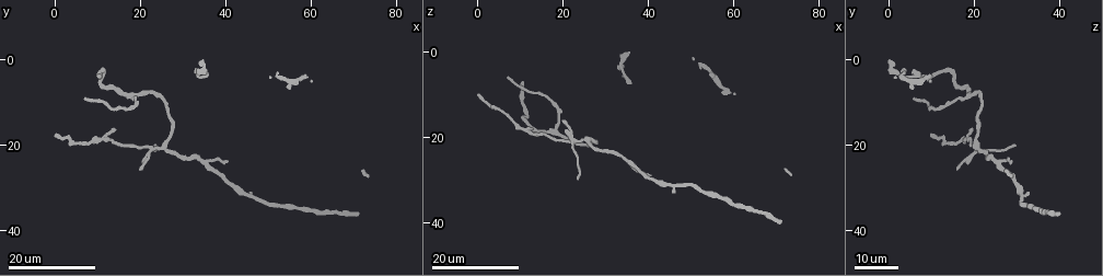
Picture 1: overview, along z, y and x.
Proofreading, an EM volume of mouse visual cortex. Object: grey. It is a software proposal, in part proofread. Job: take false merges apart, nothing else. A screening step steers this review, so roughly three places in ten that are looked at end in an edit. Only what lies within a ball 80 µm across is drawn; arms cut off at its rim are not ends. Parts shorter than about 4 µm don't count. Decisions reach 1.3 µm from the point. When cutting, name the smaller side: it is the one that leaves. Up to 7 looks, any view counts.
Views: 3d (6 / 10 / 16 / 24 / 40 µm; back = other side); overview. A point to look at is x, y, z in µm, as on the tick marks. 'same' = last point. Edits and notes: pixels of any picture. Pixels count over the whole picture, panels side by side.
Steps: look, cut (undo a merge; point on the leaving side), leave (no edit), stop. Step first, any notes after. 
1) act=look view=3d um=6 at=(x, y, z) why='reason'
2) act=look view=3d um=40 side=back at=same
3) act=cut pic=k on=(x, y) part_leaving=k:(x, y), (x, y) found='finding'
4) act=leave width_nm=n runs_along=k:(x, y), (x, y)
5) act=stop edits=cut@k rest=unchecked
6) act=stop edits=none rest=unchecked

act=look view=3d um=16 at=(34.5, 4.0, 6.0)

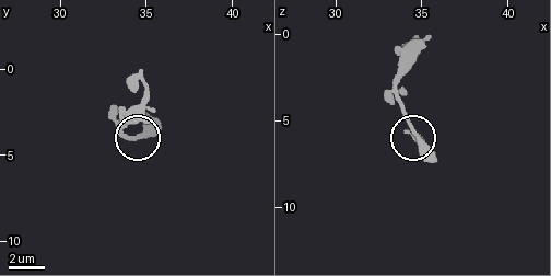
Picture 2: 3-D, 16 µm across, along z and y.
act=look view=3d um=10 at=same why='closer look'

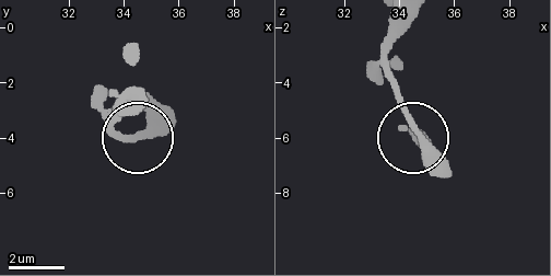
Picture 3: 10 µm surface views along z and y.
act=leave width_nm=390 found='one neuron here'

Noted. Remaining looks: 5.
act=look view=3d um=24 at=(18.0, 9.0, 18.5)

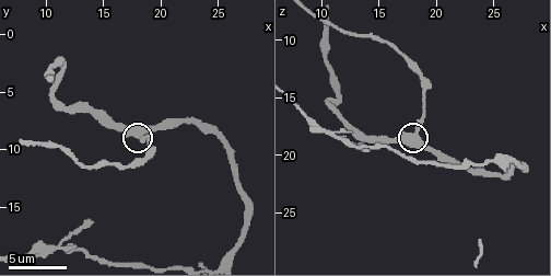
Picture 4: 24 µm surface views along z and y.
act=look view=3d um=6 at=(18.2, 8.8, 18.4) why='closer look'

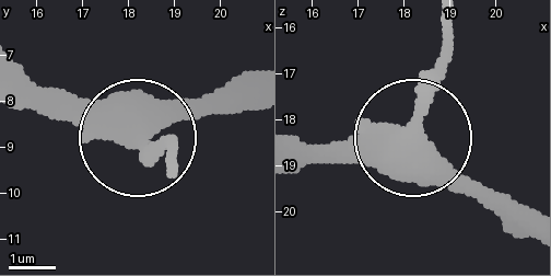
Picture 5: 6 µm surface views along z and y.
act=look view=3d um=6 side=back at=(18.05, 8.85, 18.30)

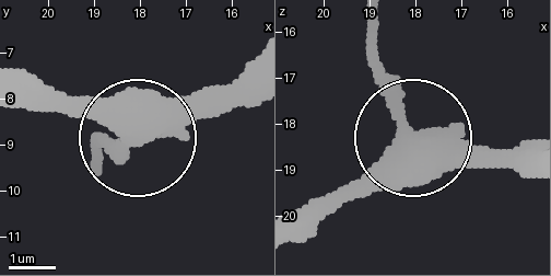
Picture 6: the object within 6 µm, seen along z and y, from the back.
act=leave width_nm=430 found='continuous, no second neuron'

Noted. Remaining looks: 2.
act=look view=3d um=16 at=(36.0, 24.0, 26.0) why='a fork'

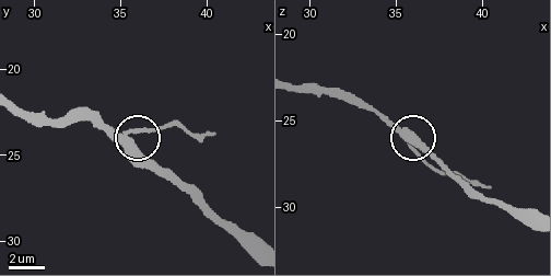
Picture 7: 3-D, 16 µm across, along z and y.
act=look view=3d um=6 at=same

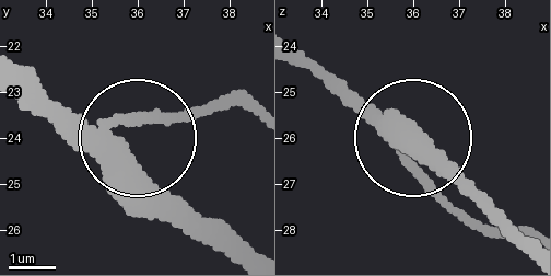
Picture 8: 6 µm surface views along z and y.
act=cut pic=8 on=(144, 114) side_arm_um=6 part_leaving=8:(104, 123), (254, 115) found='a second neuron is stuck on'

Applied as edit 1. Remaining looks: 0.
act=stop edits=cut@8 rest=unchecked

